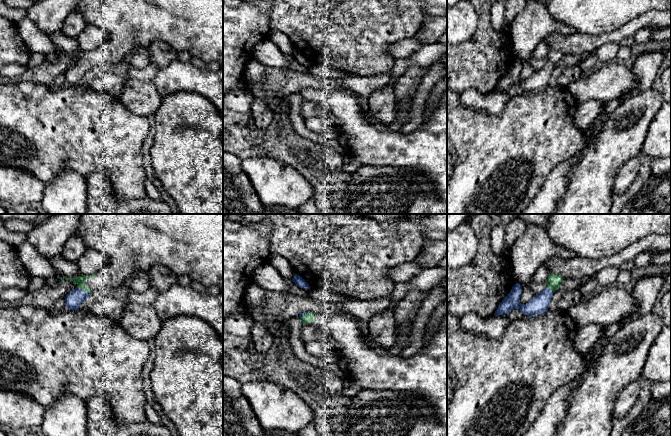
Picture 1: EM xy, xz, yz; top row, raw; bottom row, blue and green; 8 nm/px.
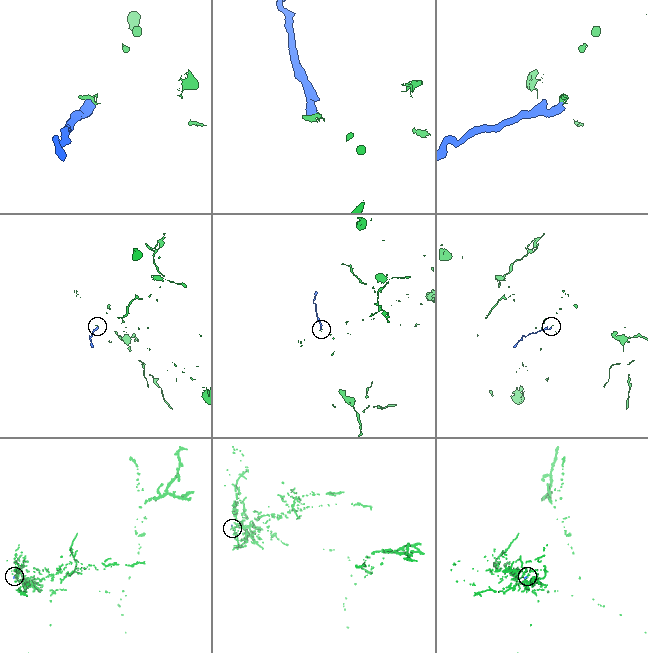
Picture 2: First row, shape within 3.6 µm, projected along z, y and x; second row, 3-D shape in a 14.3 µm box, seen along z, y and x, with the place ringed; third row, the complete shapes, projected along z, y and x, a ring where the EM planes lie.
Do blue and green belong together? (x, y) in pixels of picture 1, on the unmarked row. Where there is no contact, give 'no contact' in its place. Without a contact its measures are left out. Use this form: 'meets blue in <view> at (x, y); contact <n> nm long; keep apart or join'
meets blue in xy at (83, 66); contact 120 nm long; join

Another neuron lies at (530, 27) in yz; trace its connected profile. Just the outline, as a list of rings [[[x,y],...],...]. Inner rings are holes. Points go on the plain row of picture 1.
[[[526,1],[523,10],[510,23],[510,40],[516,59],[528,61],[536,46],[550,33],[570,35],[576,30],[551,17],[542,2]]]

